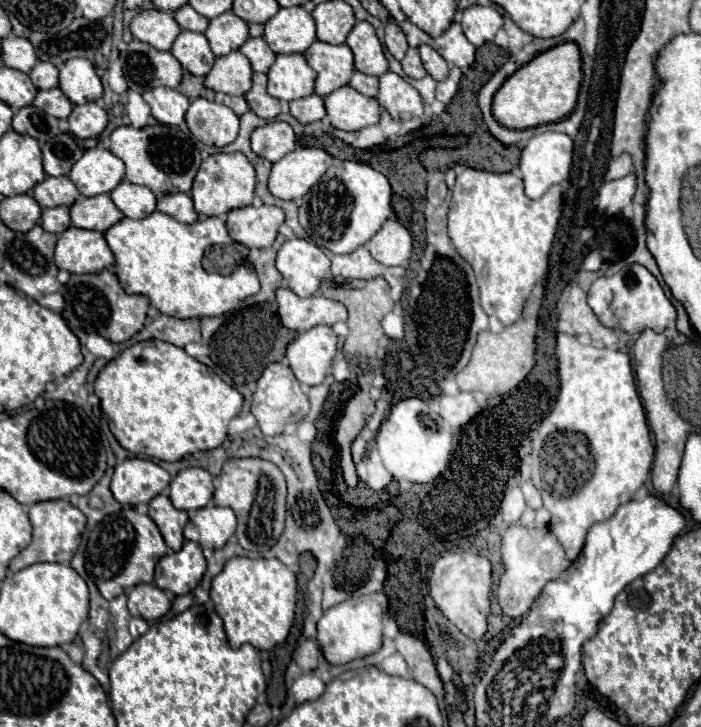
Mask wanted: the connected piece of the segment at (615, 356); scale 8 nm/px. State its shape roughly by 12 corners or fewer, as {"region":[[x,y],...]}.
{"region":[[557,334],[533,436],[575,560],[655,455],[629,356]]}

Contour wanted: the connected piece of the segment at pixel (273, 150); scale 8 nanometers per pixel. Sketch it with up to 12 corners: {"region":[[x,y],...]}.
{"region":[[269,122],[253,132],[251,150],[277,162],[295,150],[287,122]]}

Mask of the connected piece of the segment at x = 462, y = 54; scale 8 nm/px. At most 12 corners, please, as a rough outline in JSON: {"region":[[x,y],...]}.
{"region":[[453,22],[441,36],[423,34],[449,64],[469,68],[475,46]]}

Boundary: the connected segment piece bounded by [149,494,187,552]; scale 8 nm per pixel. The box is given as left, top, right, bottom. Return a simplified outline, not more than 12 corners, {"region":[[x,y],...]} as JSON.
{"region":[[167,494],[149,502],[167,546],[183,546],[187,512],[177,510]]}

